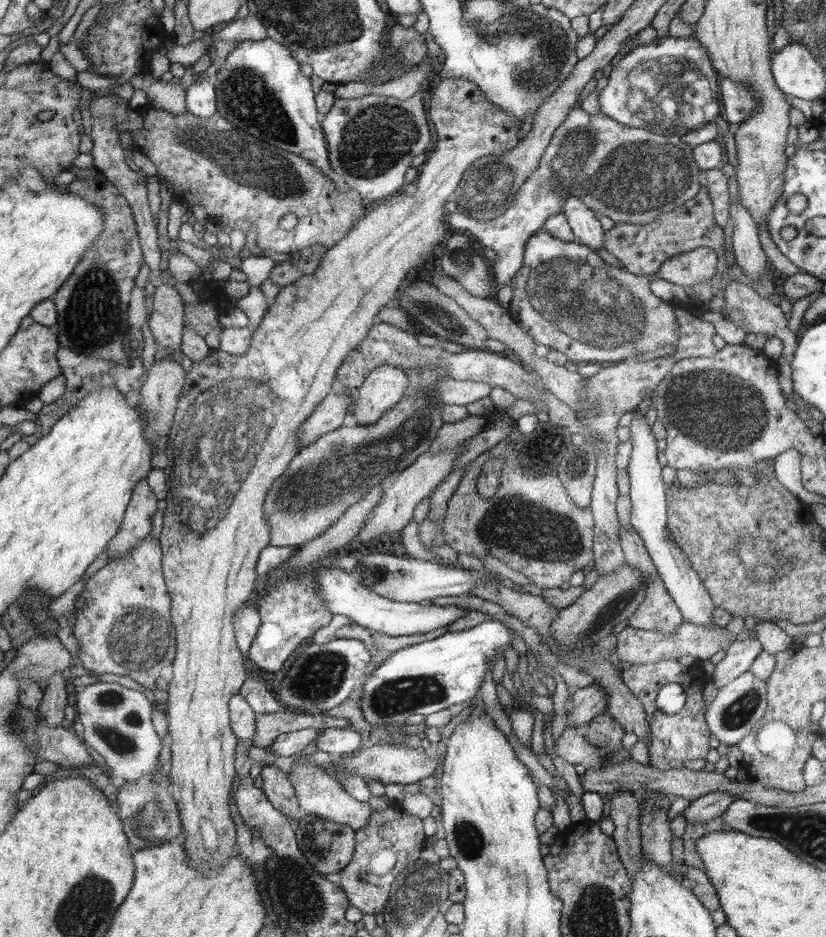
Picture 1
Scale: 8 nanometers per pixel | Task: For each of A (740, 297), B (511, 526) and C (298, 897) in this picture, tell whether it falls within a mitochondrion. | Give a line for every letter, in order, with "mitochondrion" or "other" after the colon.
A: other
B: mitochondrion
C: mitochondrion

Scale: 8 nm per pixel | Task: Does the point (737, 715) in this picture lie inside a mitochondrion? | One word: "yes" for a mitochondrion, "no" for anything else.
yes

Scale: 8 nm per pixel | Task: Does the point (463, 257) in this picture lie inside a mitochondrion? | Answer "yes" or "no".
yes

